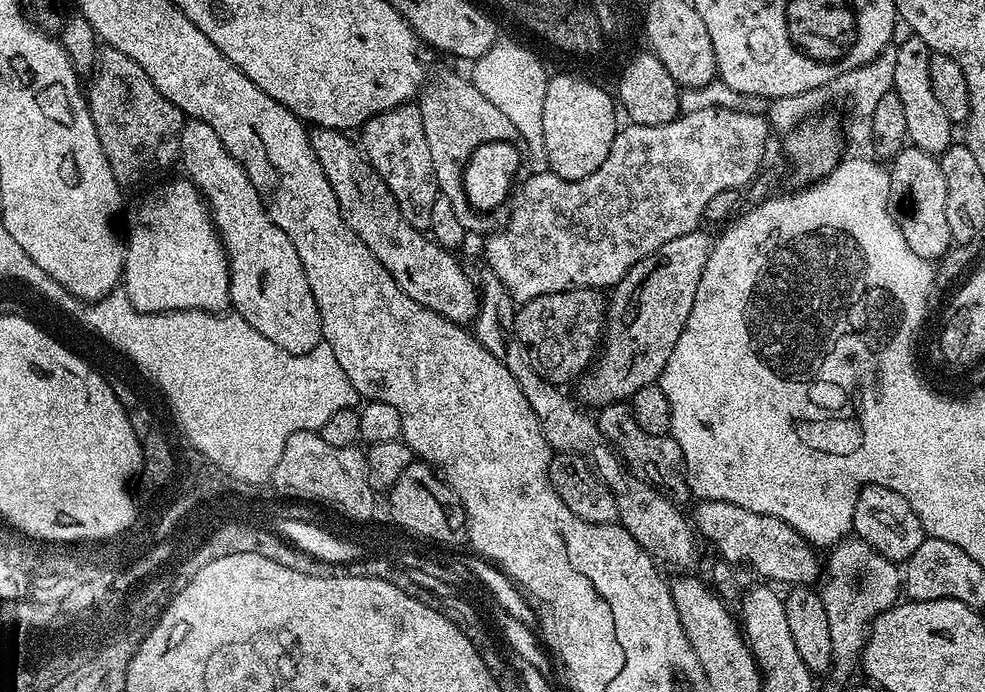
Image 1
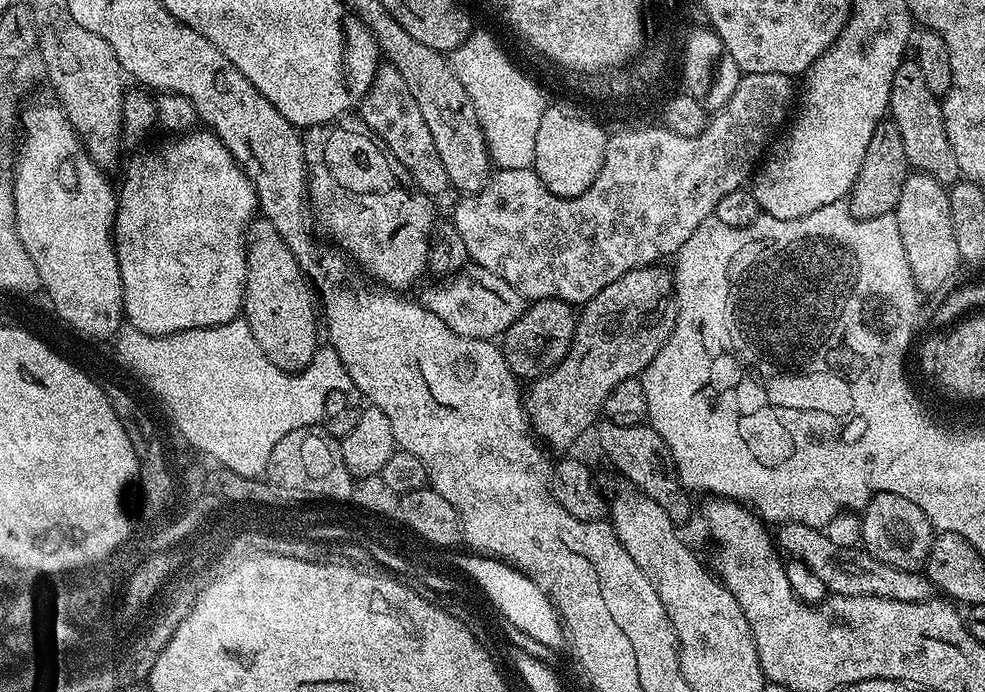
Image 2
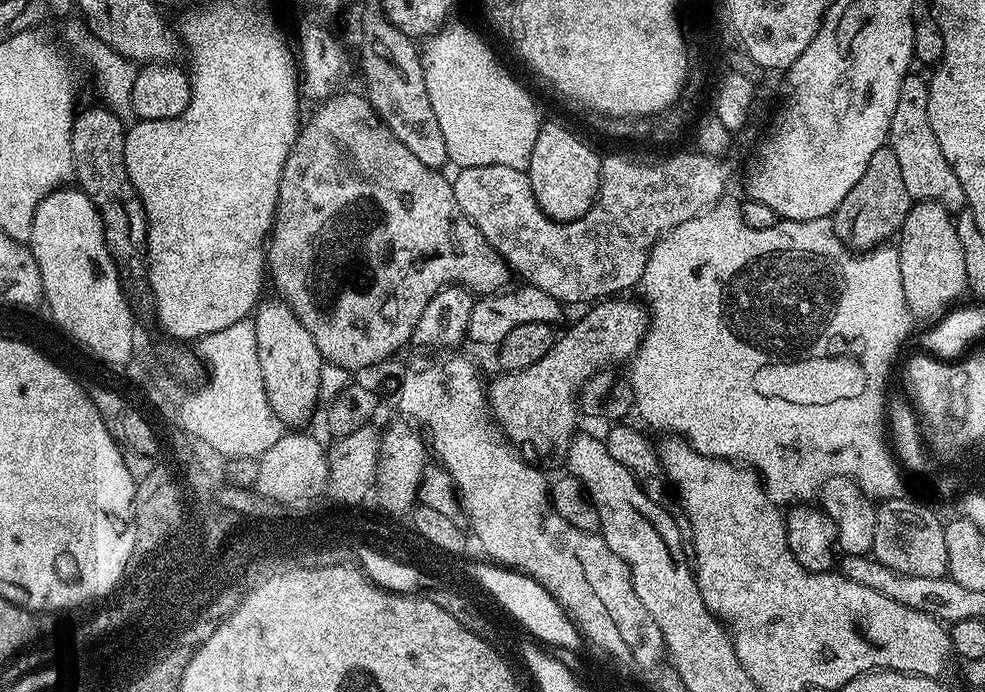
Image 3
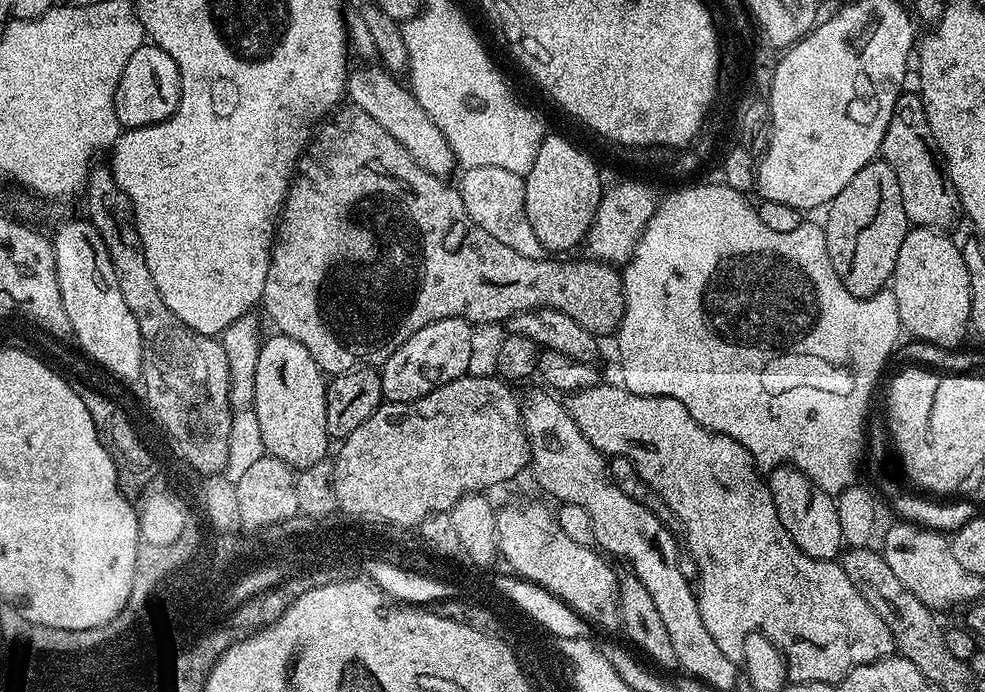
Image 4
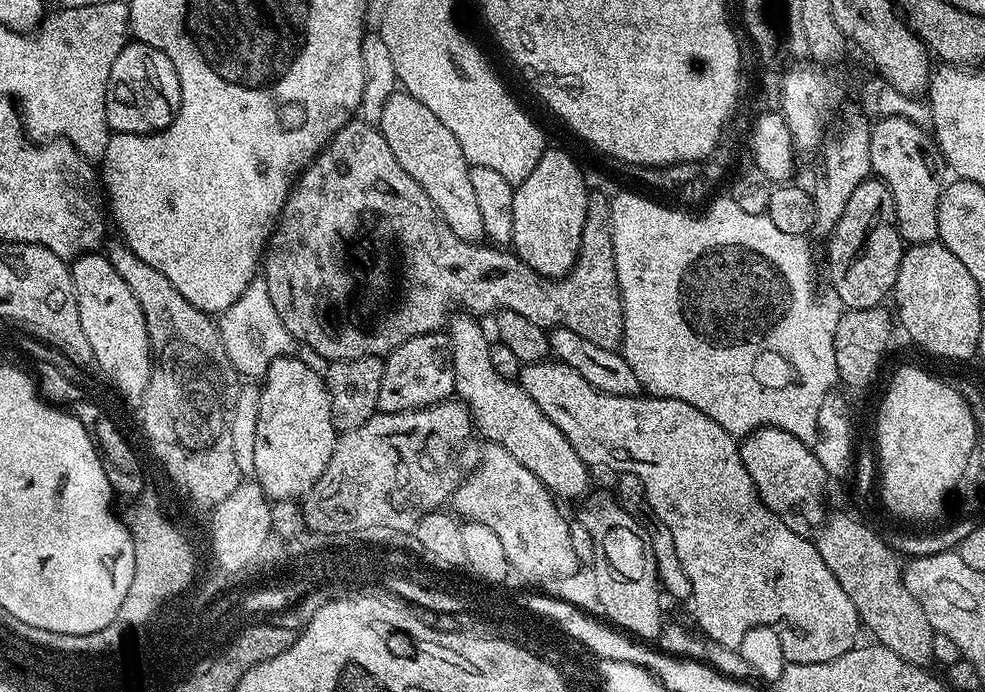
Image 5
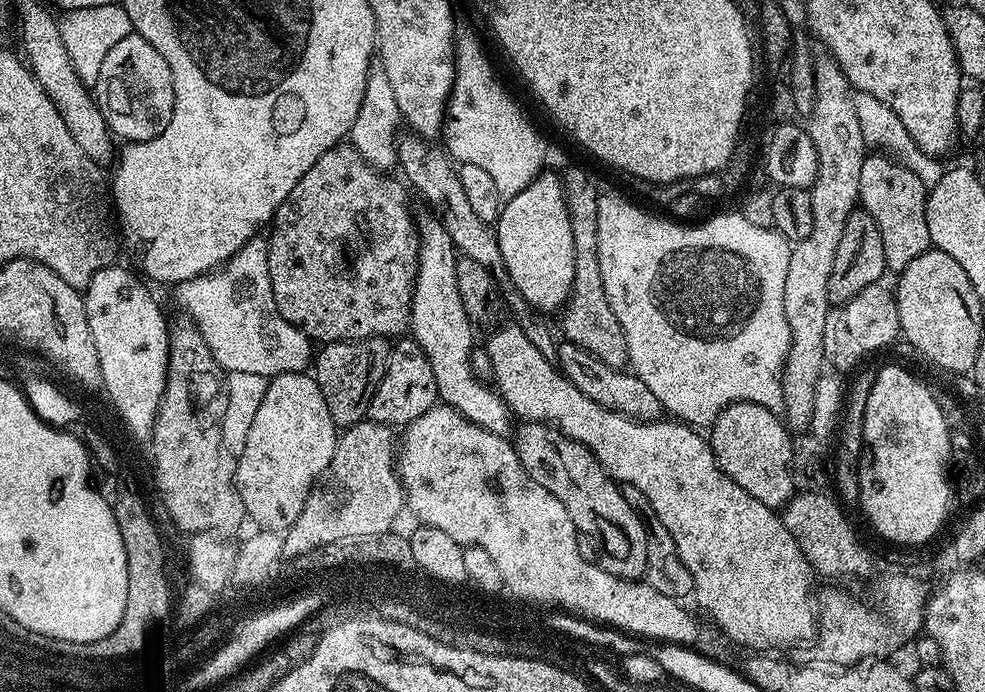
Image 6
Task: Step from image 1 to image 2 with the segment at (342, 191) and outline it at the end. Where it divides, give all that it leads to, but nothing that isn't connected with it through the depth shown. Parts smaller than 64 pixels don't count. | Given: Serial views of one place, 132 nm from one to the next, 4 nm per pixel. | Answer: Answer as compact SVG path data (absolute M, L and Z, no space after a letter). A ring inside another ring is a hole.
M475 266L465 267L440 282L440 285L430 285L418 296L418 300L428 311L438 314L438 318L442 318L442 322L446 322L454 334L462 338L490 341L503 337L504 331L522 318L526 307L524 296L518 294L510 282L498 278L498 274L490 274L490 270Z

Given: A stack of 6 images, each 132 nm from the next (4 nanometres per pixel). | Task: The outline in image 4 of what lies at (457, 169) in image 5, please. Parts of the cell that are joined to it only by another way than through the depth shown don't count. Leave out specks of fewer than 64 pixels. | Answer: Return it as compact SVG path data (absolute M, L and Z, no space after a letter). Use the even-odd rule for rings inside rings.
M358 62L349 69L345 95L355 107L370 114L383 129L390 133L418 162L420 168L435 176L447 177L450 175L448 173L455 170L456 163L445 135L438 126L435 126L433 120L417 102L416 96L397 80L399 79L381 65Z

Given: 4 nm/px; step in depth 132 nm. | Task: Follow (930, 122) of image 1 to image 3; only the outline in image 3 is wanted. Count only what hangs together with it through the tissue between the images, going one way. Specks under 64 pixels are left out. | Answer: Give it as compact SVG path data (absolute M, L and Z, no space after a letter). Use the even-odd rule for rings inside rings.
M905 76L898 90L894 118L890 118L887 147L891 148L894 158L898 158L898 166L902 166L902 182L906 182L906 190L913 201L933 200L953 214L965 211L962 182L958 182L958 174L954 174L950 162L946 162L946 154L942 154L942 146L938 146L938 138L934 138L934 129L930 126L928 80L925 77Z

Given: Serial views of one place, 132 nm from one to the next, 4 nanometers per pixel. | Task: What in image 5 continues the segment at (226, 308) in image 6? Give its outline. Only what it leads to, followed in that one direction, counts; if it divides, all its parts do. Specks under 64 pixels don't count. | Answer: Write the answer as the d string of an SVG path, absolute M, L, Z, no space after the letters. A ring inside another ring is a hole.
M253 278L243 294L226 311L219 313L218 327L230 362L244 378L263 377L278 357L289 355L293 351L292 335L286 330L286 326L282 326L282 318L278 318L278 310L274 310L274 302L270 302L270 294L263 278Z

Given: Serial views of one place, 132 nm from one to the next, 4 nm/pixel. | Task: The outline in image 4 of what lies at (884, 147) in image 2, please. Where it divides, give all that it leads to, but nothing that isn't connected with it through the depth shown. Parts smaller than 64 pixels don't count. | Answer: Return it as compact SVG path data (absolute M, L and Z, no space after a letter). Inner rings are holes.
M882 158L872 160L827 205L828 217L822 220L826 250L830 254L830 262L834 266L834 274L855 296L873 296L875 292L885 291L886 285L894 274L894 266L898 262L898 250L902 250L902 238L906 238L909 222L906 218L906 206L902 206L902 186L898 186L898 174Z

